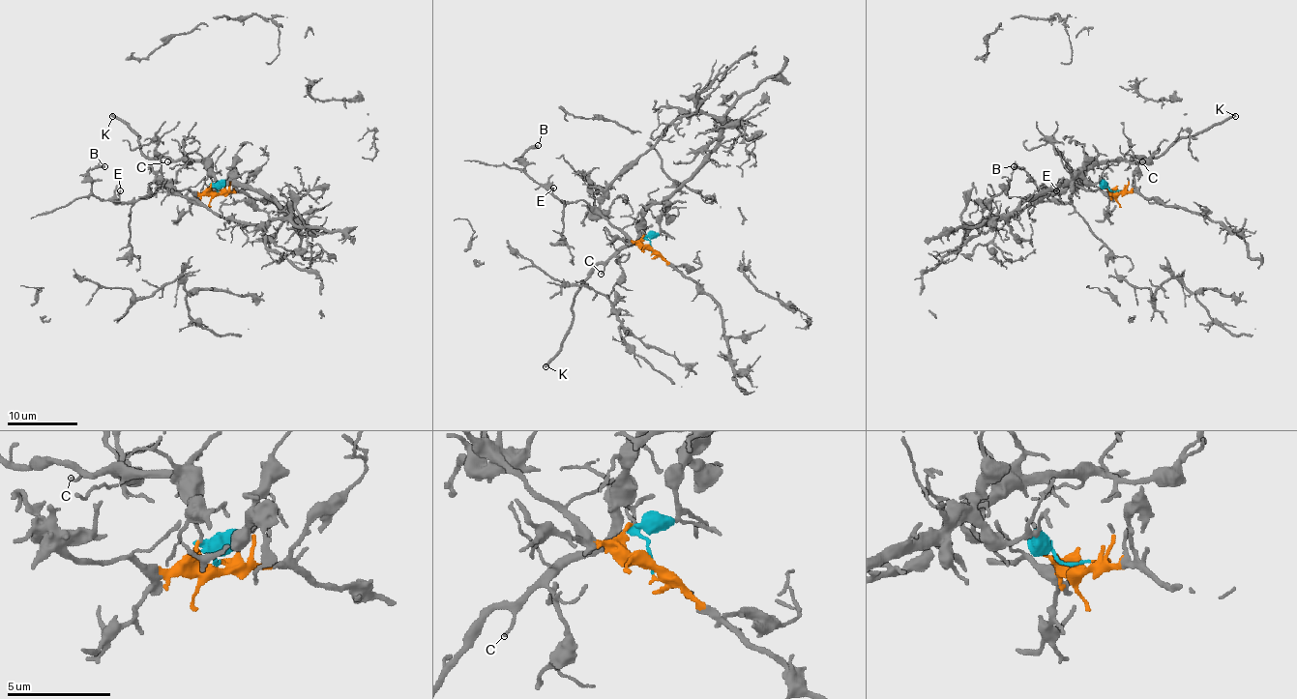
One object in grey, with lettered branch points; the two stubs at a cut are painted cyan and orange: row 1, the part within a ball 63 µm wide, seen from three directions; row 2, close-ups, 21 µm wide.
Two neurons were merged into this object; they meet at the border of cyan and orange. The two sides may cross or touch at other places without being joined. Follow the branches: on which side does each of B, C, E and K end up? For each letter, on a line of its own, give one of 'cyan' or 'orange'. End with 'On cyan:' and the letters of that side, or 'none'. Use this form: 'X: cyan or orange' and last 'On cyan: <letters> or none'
B: orange
C: cyan
E: orange
K: cyan
On cyan: C, K

